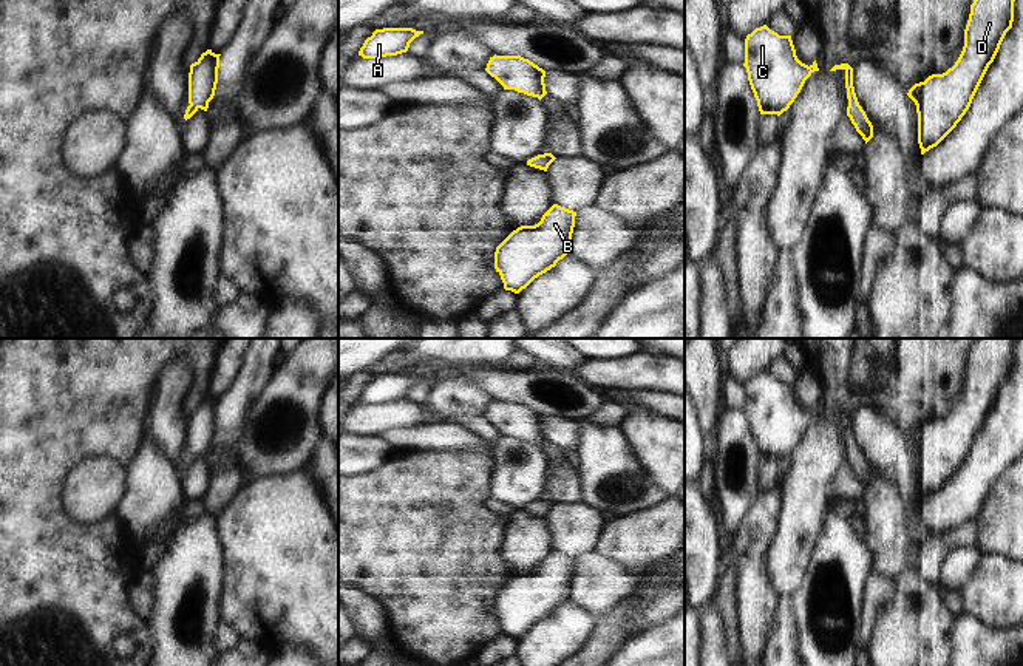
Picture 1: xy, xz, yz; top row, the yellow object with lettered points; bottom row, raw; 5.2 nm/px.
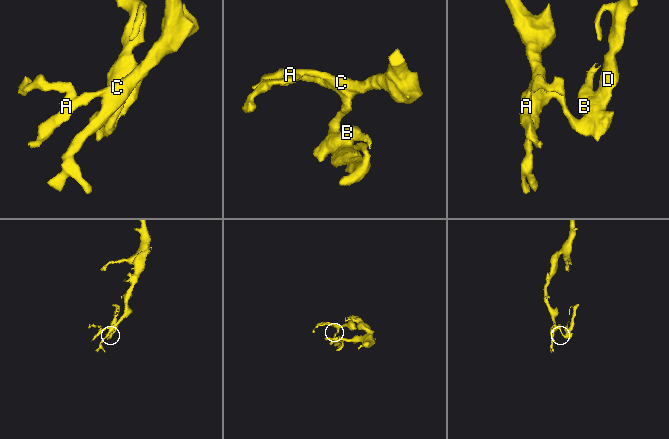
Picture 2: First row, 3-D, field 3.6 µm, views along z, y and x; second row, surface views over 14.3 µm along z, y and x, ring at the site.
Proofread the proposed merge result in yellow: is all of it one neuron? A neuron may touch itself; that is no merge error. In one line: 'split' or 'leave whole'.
leave whole

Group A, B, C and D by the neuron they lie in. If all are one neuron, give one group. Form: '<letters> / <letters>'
A B C D

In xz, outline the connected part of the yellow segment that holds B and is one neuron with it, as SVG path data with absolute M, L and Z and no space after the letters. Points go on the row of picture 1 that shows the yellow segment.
M553 204L535 226L513 230L495 252L505 291L519 294L572 250L576 212Z

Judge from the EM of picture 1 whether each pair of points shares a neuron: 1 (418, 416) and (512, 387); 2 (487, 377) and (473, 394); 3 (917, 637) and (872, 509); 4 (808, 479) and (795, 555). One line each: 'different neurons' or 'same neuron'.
1: different neurons
2: different neurons
3: same neuron
4: same neuron

